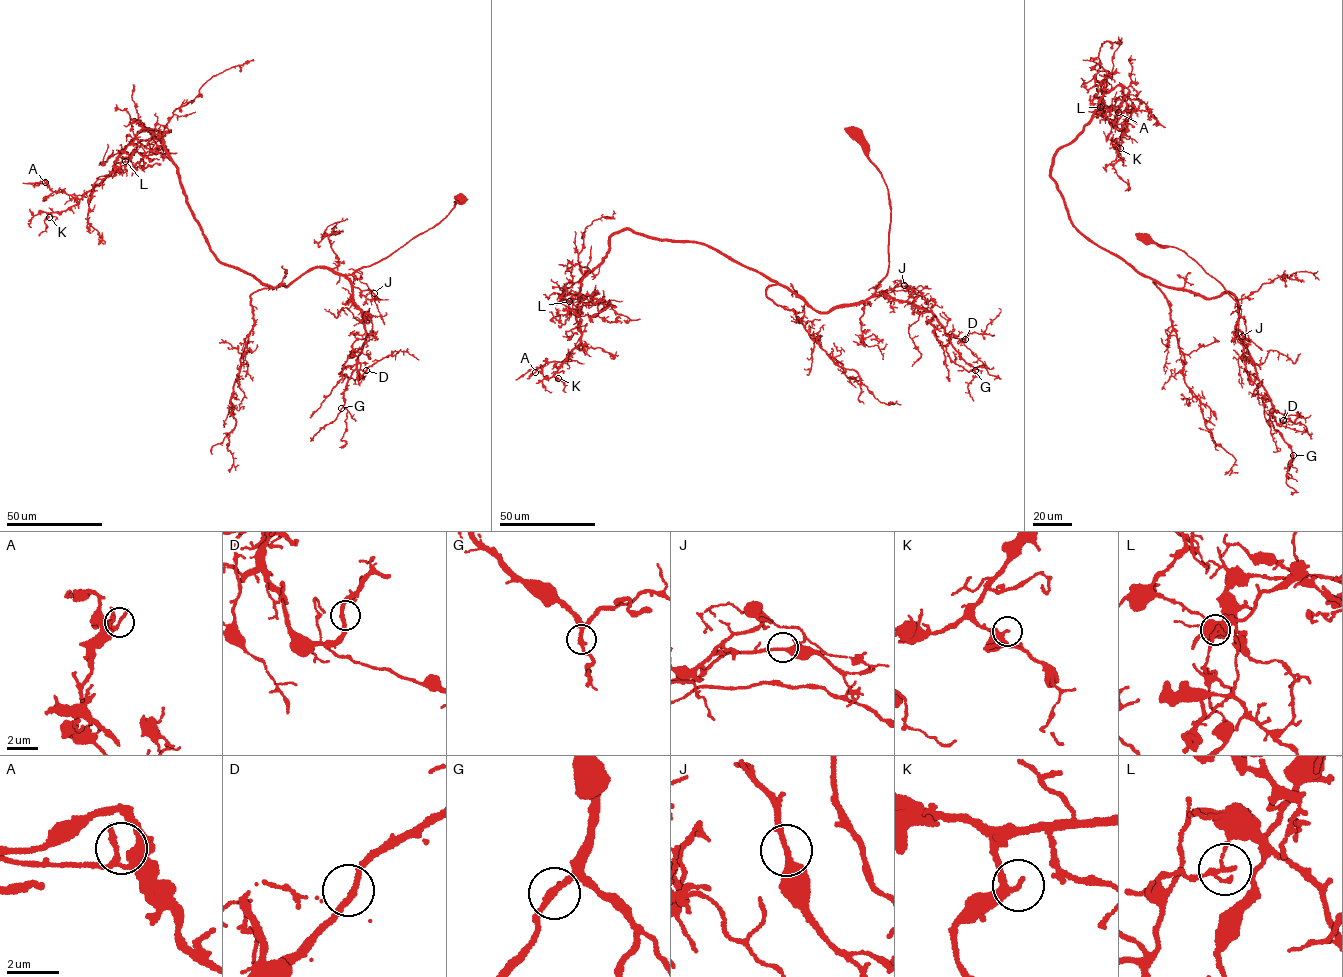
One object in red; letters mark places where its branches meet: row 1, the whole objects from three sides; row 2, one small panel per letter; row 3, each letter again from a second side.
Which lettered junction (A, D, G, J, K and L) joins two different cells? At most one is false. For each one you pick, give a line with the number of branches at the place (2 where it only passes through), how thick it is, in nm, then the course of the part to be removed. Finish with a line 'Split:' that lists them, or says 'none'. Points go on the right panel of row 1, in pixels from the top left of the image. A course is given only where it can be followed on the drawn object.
L: branches 2; calibre 200 nm; course (1100, 107), (1102, 100), (1111, 110), (1148, 111), (1159, 123), (1152, 125)
Split: L

